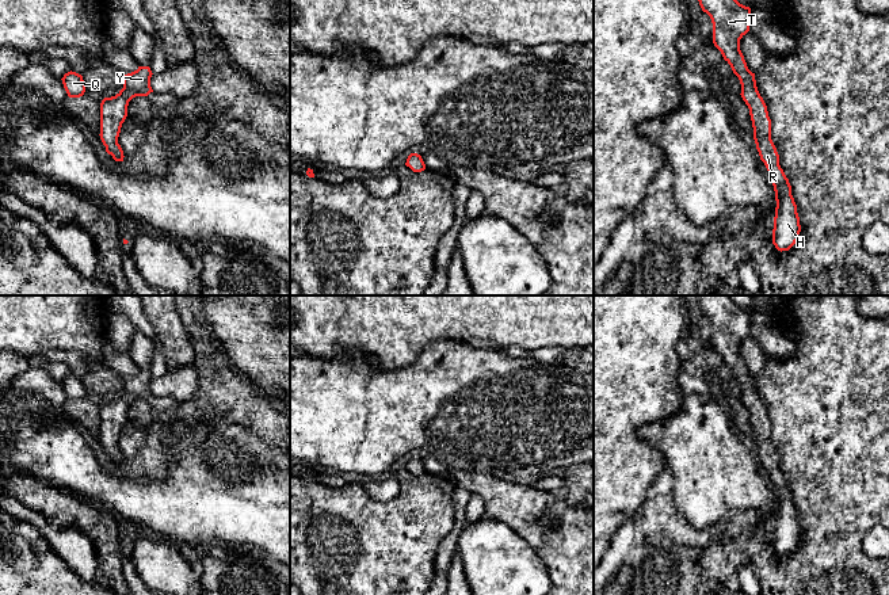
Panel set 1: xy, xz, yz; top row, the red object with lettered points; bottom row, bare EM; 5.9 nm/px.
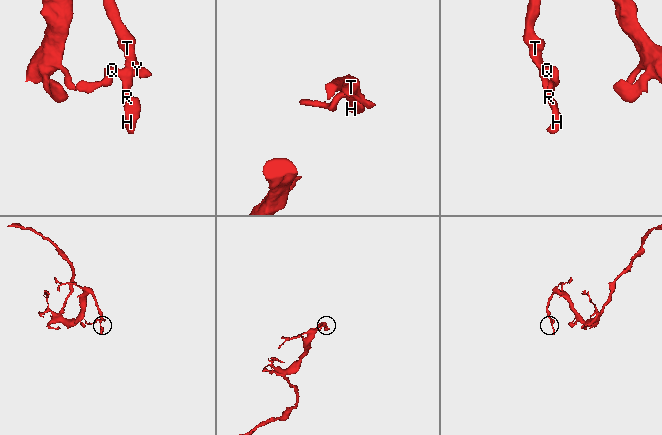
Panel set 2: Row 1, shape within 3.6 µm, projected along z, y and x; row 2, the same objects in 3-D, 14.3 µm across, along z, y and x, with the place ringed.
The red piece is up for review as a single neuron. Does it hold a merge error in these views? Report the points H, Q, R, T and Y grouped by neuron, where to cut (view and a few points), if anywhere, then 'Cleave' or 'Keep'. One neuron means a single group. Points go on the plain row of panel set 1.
Groups: H Q R T Y. No split. Keep

